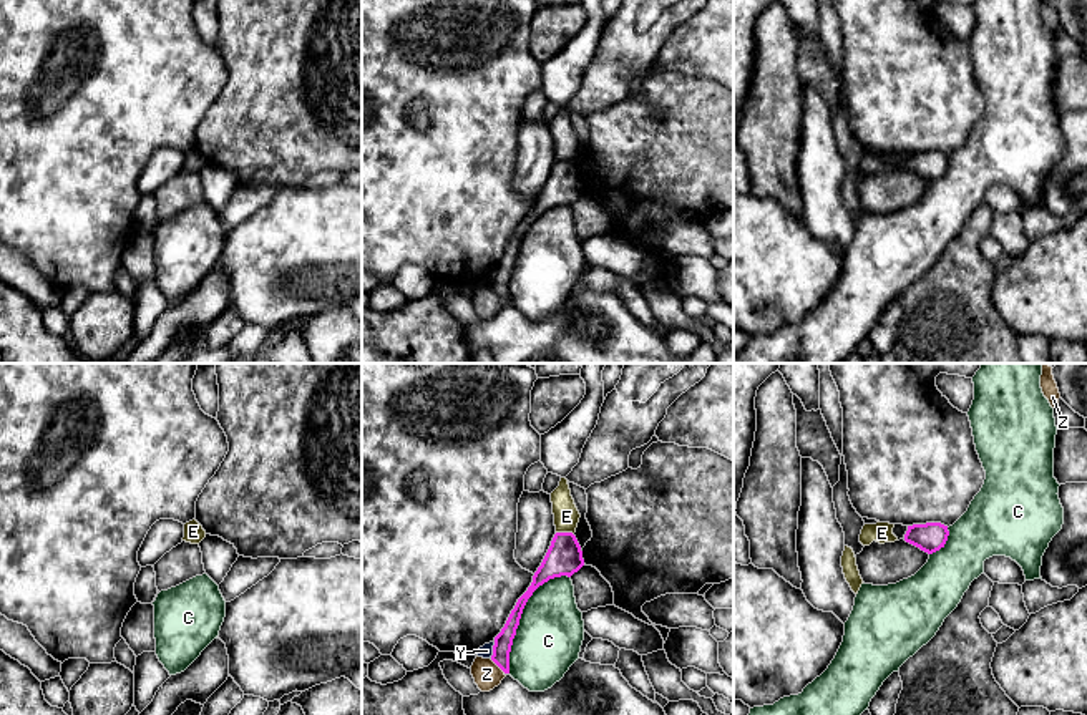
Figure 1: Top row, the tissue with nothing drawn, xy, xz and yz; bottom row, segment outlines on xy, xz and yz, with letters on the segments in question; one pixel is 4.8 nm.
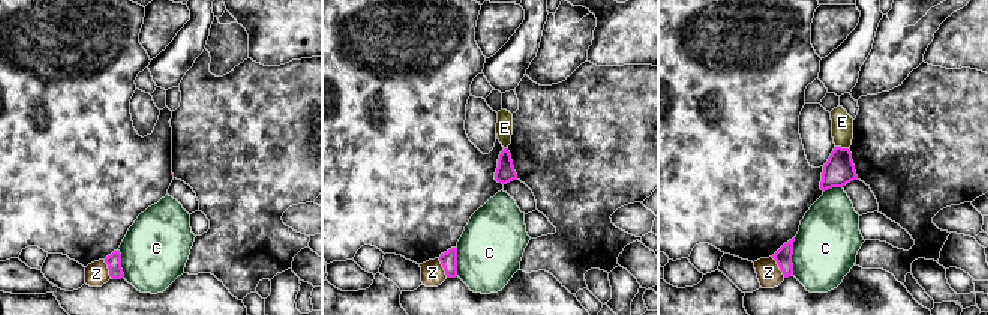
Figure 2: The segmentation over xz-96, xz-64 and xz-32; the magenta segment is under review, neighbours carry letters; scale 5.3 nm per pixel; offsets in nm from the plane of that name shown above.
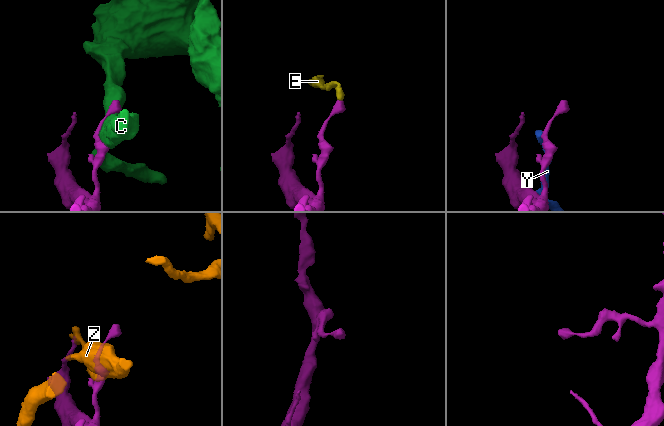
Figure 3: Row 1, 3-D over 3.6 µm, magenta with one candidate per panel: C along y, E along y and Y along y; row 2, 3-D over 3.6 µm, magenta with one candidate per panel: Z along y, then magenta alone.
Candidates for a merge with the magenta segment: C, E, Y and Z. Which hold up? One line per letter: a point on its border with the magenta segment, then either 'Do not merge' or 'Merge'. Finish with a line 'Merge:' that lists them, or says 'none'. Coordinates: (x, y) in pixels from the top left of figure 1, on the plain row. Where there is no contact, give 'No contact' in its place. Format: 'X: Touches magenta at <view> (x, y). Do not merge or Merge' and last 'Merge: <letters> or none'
C: Touches magenta at xz (521, 241). Do not merge
E: Touches magenta at xz (565, 161). Do not merge
Y: Touches magenta at xz (493, 279). Do not merge
Z: Touches magenta at xz (498, 294). Do not merge
Merge: none

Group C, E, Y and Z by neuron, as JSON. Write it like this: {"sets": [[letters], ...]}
{"sets": [["C"], ["E"], ["Y"], ["Z"]]}

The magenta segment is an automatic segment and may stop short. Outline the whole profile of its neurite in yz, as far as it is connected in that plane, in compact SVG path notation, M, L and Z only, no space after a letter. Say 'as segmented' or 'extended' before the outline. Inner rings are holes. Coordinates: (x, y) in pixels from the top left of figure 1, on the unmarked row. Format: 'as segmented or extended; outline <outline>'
as segmented; outline M926 151L908 154L904 169L928 182L933 182L944 176L948 164L949 164L948 154L941 151Z

